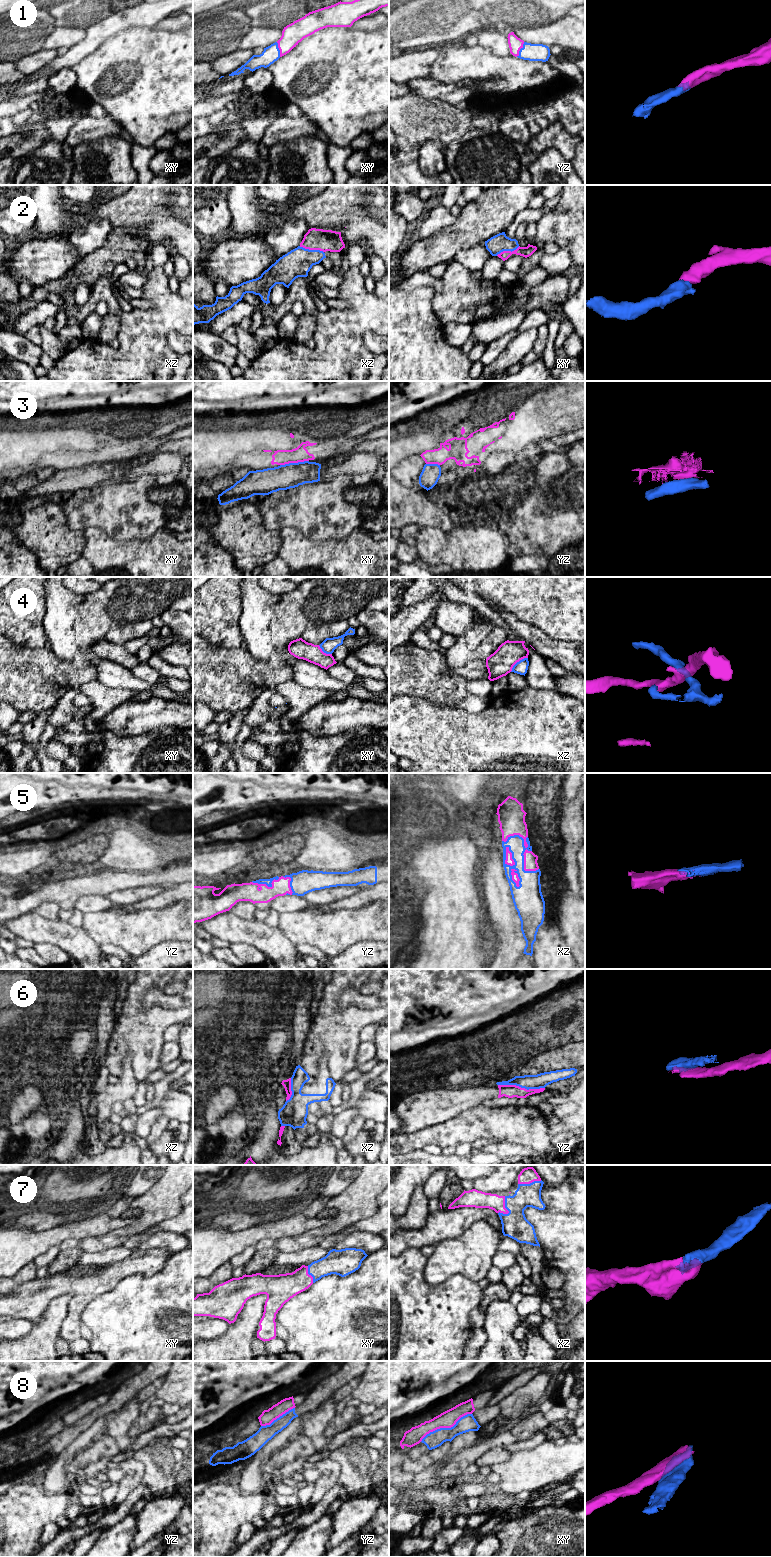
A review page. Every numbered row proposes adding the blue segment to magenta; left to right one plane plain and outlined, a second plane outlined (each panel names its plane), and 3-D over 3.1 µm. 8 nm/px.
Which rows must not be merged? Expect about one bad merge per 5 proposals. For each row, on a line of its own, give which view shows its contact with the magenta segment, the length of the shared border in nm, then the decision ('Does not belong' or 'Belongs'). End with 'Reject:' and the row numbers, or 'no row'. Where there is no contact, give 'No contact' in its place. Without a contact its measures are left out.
1: Touches magenta in yz. Shared border 140 nm. Belongs
2: Touches magenta in xz. Shared border 200 nm. Belongs
3: Touches magenta in xy. Shared border 240 nm. Does not belong
4: Touches magenta in xz. Shared border 180 nm. Does not belong
5: Touches magenta in xz. Shared border 380 nm. Belongs
6: Touches magenta in yz. Shared border 380 nm. Does not belong
7: Touches magenta in xz. Shared border 160 nm. Belongs
8: Touches magenta in xy. Shared border 480 nm. Does not belong
Reject: 3, 4, 6, 8

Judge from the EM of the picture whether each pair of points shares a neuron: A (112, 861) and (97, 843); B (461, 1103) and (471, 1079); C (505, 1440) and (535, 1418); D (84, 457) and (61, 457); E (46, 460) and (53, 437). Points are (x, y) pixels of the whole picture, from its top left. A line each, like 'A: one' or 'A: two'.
A: two
B: two
C: two
D: one
E: two

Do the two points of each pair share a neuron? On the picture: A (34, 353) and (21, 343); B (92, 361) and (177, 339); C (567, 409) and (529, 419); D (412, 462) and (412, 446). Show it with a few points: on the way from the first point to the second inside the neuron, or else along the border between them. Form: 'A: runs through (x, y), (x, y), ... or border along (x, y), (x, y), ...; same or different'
A: runs through (31, 353), (24, 346); same
B: border along (182, 334), (169, 333), (168, 346); different
C: runs through (558, 410), (538, 417); same
D: border along (419, 454), (408, 456), (399, 463); different

